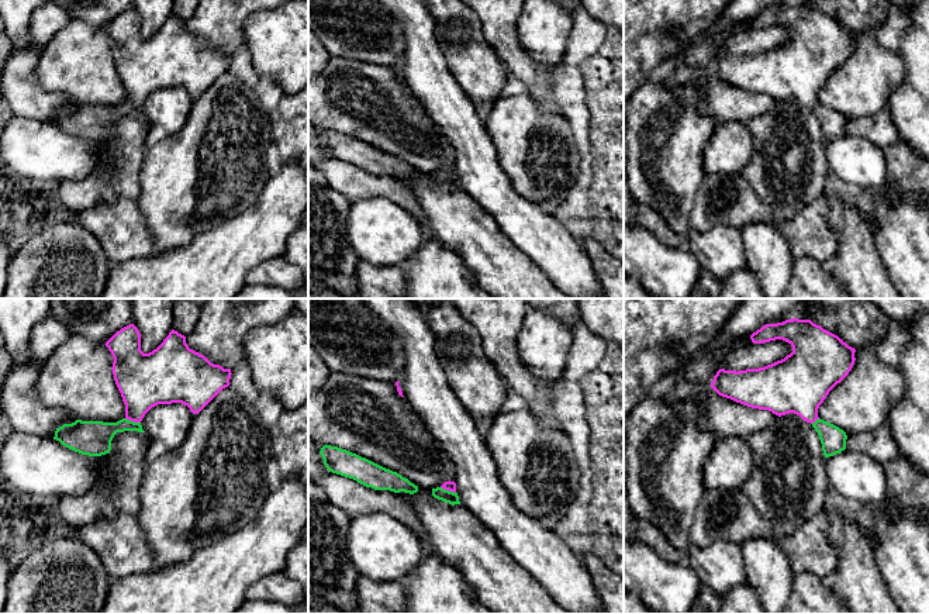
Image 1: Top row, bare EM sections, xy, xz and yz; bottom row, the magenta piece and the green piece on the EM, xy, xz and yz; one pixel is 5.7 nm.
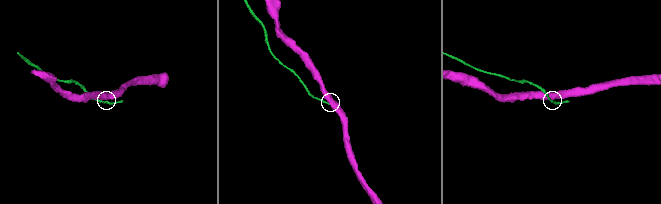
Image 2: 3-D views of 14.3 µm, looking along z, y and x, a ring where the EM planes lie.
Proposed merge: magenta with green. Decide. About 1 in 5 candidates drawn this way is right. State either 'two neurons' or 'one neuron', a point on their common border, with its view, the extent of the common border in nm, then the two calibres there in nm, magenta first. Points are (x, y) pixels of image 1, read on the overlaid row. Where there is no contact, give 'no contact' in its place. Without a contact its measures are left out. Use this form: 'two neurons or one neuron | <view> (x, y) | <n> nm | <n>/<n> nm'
two neurons | xy (133, 420) | 90 nm | 300/200 nm

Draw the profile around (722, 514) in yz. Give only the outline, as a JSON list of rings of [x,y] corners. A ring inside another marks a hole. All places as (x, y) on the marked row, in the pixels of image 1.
[[[704,489],[690,531],[694,548],[707,548],[716,541],[742,545],[759,537],[774,538],[773,528],[742,489]]]

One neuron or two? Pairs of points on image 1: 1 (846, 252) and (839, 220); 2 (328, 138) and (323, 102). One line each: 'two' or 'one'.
1: one
2: two

